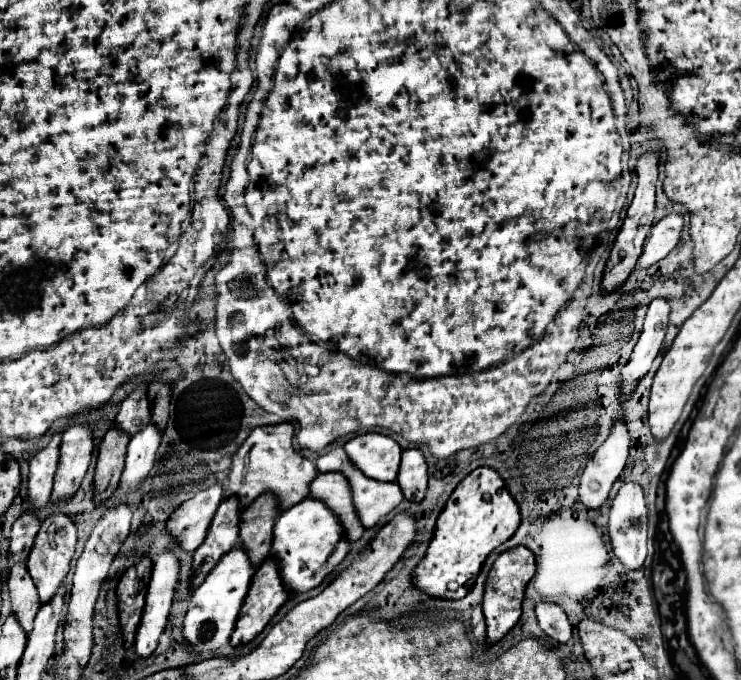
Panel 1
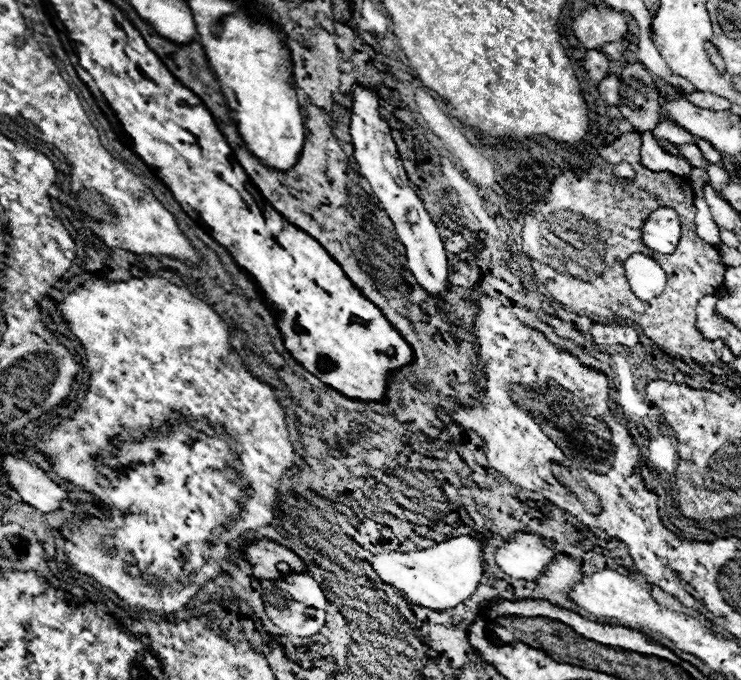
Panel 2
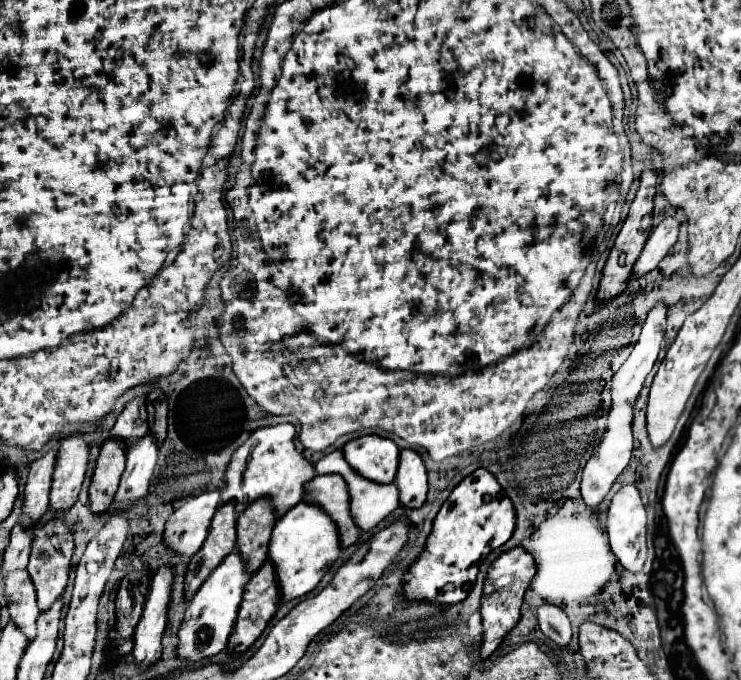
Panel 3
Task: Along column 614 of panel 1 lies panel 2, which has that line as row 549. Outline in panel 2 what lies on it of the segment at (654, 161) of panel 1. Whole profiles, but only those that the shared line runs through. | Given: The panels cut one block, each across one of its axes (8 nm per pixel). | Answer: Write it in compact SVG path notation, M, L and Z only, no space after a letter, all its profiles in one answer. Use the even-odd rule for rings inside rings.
M254 540L242 548L242 556L252 566L252 576L260 580L276 580L280 578L278 564L286 562L294 572L306 572L306 564L286 546L280 546L270 540Z

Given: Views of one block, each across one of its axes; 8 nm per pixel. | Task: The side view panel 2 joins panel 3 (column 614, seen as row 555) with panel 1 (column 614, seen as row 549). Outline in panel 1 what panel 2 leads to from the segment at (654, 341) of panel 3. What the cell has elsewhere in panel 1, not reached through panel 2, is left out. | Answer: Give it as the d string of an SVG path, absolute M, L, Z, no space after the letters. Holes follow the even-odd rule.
M618 420L608 440L588 460L580 478L580 502L586 508L600 508L620 476L630 448L630 436L622 420Z

